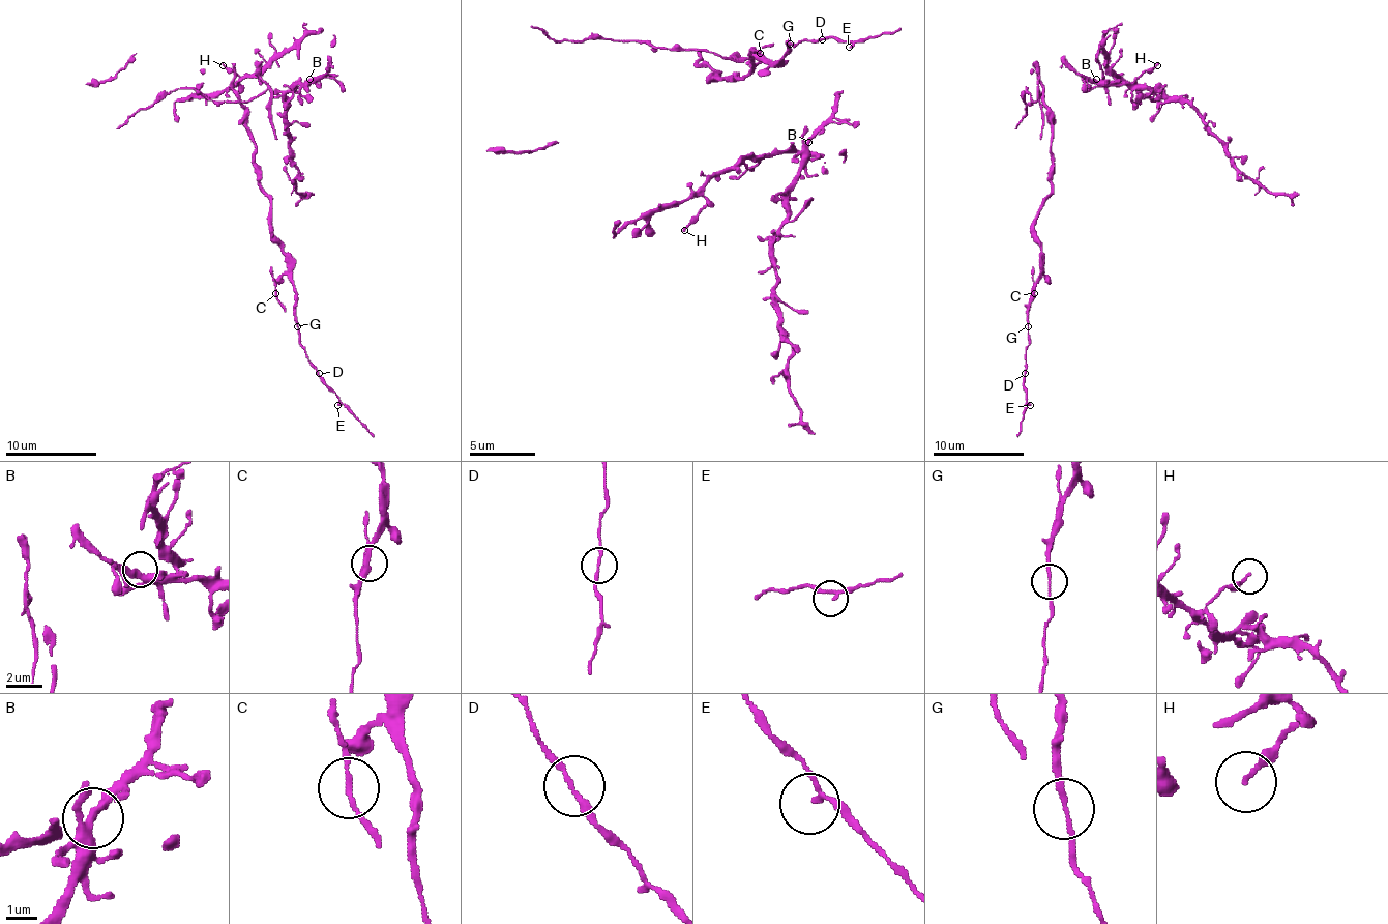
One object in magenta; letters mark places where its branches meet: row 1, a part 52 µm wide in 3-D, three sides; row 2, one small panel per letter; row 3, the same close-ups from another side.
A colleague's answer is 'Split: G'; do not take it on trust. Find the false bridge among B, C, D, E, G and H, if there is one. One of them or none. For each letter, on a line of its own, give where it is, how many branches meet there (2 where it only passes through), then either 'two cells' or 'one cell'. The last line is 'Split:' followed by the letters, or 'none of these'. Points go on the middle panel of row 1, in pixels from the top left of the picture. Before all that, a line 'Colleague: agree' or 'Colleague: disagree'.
Colleague: agree
B: (808, 142) | 3 | one cell
C: (760, 53) | 2 | one cell
D: (822, 39) | 2 | one cell
E: (849, 47) | 2 | one cell
G: (790, 44) | 2 | two cells
H: (684, 230) | 1 | one cell
Split: G

